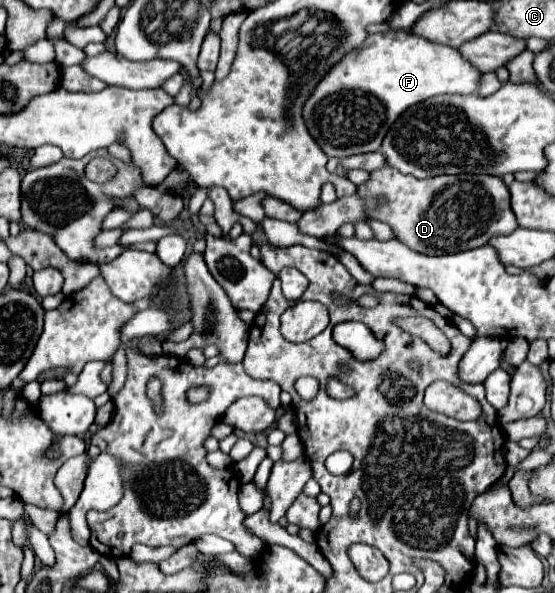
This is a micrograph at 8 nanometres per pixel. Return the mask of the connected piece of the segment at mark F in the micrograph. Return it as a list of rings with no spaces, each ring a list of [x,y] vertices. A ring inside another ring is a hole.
[[[402,31],[368,35],[364,45],[348,51],[318,81],[304,101],[302,117],[310,135],[328,157],[350,157],[378,151],[392,123],[414,103],[444,93],[474,93],[480,71],[476,71],[452,47],[430,43]]]

